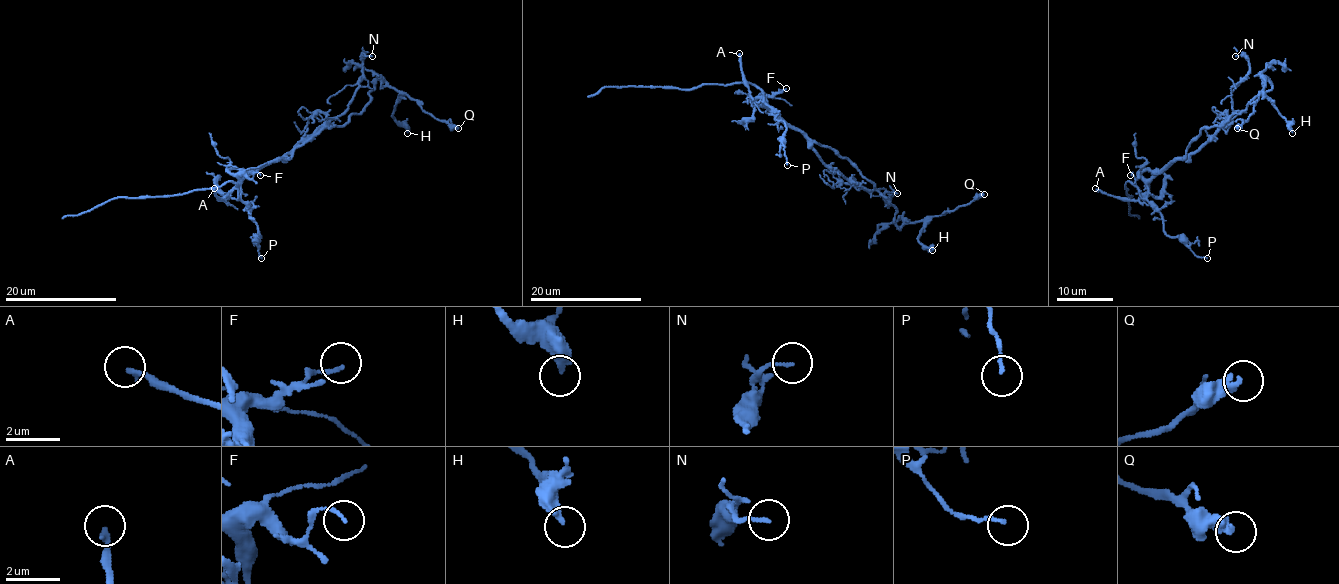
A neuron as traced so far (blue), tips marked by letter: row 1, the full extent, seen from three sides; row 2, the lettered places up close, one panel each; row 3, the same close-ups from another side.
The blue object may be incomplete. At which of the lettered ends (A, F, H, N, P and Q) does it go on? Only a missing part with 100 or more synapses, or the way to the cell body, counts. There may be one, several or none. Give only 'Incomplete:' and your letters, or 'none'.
Incomplete: none

